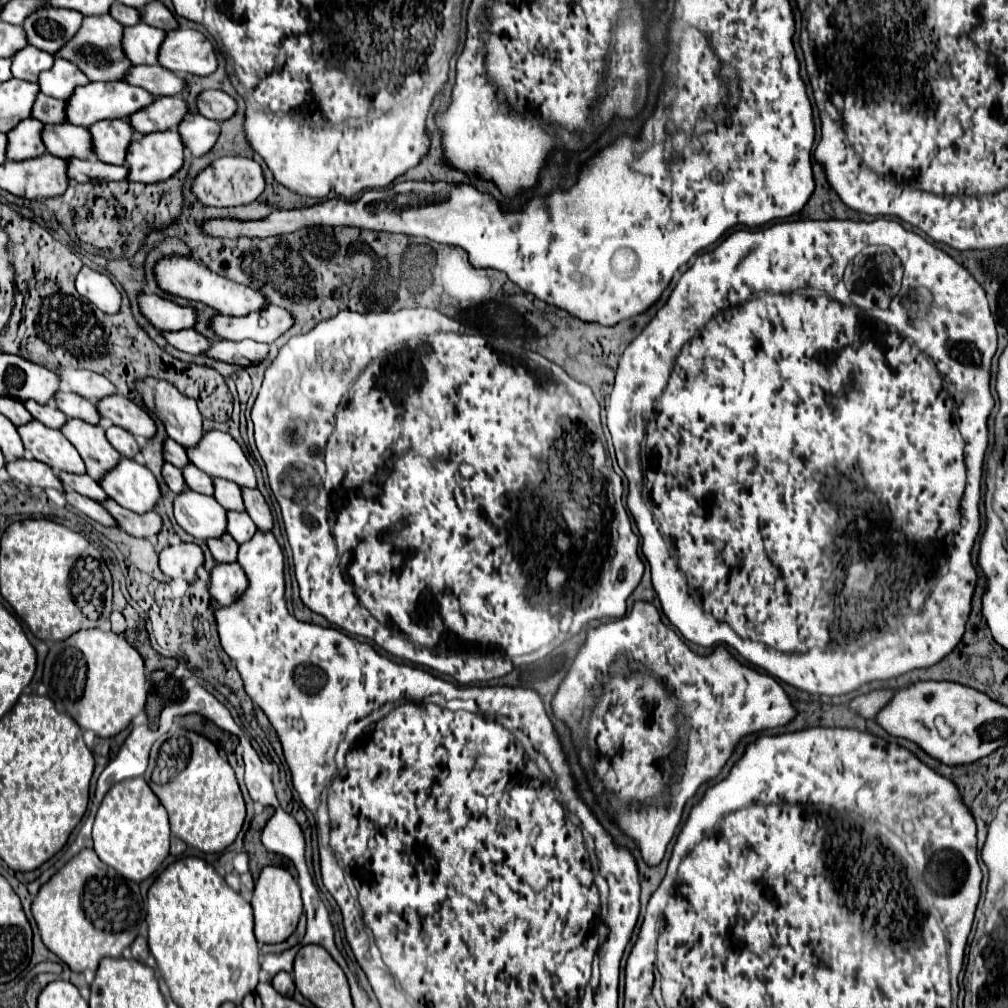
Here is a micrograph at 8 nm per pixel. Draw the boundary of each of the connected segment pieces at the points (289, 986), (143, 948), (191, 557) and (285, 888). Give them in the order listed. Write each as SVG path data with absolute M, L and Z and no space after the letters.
M278 972L272 980L272 986L274 986L274 990L278 990L284 996L294 994L294 980L292 980L292 974L288 974L288 972Z
M138 936L130 948L132 948L132 956L134 956L134 960L138 960L138 962L146 962L150 950L148 950L148 944L146 944L146 938L144 938L144 936Z
M186 542L178 546L168 546L158 556L160 556L160 570L166 576L184 578L184 580L196 576L196 568L204 562L202 550L196 544L186 544Z
M266 866L260 872L260 878L256 880L254 894L252 894L252 910L254 910L254 934L258 942L264 944L278 944L284 942L298 924L298 918L302 914L302 900L300 900L300 888L294 882L294 878L278 866Z

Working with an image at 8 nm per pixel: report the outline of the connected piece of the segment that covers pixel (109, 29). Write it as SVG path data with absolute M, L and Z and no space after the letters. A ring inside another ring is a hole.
M100 14L100 16L84 16L80 30L76 32L76 36L72 40L68 40L56 54L54 58L64 58L72 64L76 64L86 76L88 80L102 80L102 82L110 82L110 80L122 80L122 76L126 74L126 70L132 66L130 60L124 56L122 48L120 48L120 36L122 36L122 24L118 24L116 20L112 20L110 14Z

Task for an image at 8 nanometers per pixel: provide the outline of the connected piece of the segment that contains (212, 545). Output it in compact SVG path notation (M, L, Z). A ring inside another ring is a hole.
M222 534L220 538L210 538L206 540L212 556L218 562L236 562L236 552L238 552L238 544L236 540L232 540L232 536Z

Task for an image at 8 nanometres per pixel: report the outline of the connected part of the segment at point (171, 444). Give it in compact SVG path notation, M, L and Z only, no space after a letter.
M170 438L164 442L162 456L164 456L164 460L166 460L166 462L174 464L176 468L184 468L184 464L188 464L188 456L186 456L184 446L176 444L176 442L174 442L174 440L170 440Z

